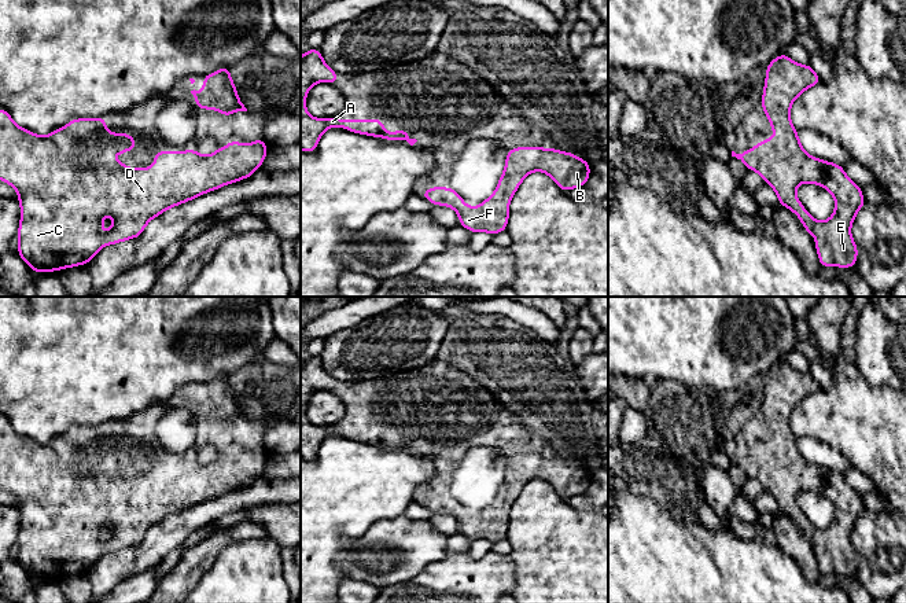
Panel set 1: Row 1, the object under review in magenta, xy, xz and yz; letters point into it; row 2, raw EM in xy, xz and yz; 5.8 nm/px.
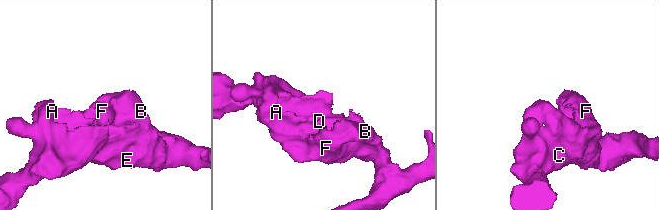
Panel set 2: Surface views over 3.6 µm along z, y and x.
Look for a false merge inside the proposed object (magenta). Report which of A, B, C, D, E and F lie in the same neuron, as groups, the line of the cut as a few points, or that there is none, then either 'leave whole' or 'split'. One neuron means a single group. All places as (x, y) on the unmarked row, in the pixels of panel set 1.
A B C D E F | no cut | leave whole

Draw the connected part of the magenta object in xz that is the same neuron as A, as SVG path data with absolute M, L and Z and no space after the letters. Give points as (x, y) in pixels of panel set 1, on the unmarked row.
M309 356L301 364L301 457L314 460L323 441L328 435L343 435L349 440L373 444L388 449L406 448L413 453L417 448L410 446L409 437L384 440L384 427L343 427L338 424L314 426L306 418L306 402L314 391L331 389L338 393L338 380L332 378L323 367L320 356Z

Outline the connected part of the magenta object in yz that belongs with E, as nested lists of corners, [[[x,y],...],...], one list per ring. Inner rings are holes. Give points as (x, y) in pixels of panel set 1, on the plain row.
[[[785,361],[776,364],[766,374],[760,409],[776,444],[758,449],[745,460],[732,459],[732,464],[756,479],[774,497],[778,511],[793,519],[815,545],[821,576],[855,576],[858,554],[851,533],[866,511],[862,497],[846,482],[843,473],[807,462],[791,429],[796,405],[821,390],[810,372],[796,371]],[[803,490],[824,494],[835,505],[835,519],[826,529],[817,529],[796,504],[796,496]]]

